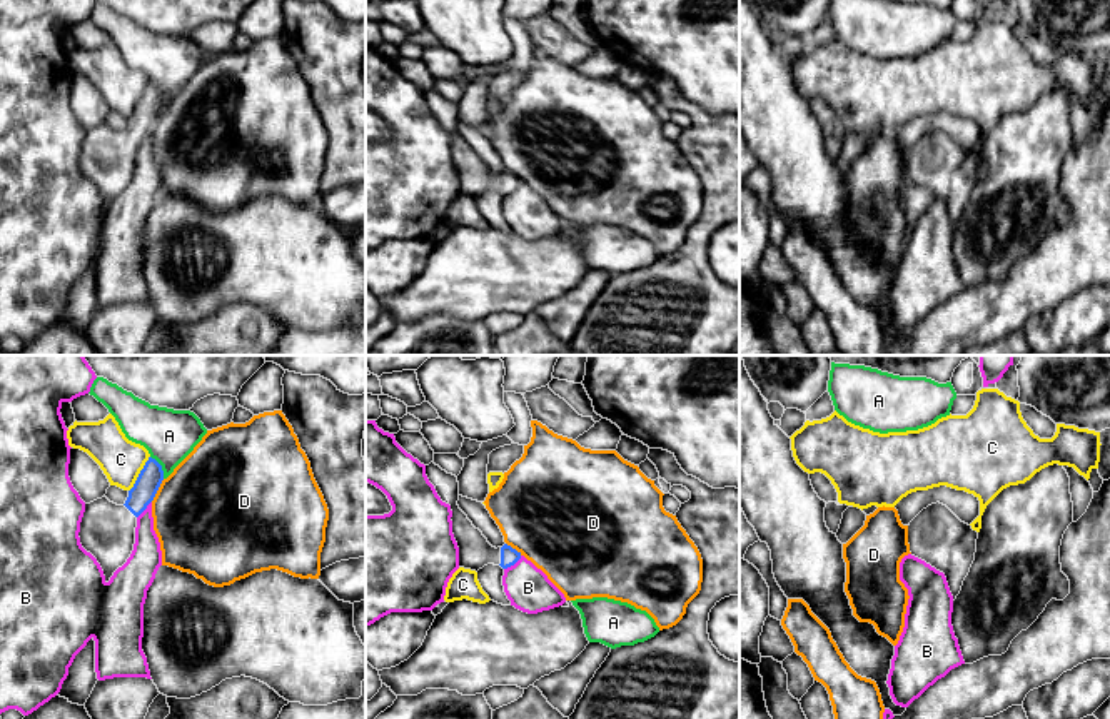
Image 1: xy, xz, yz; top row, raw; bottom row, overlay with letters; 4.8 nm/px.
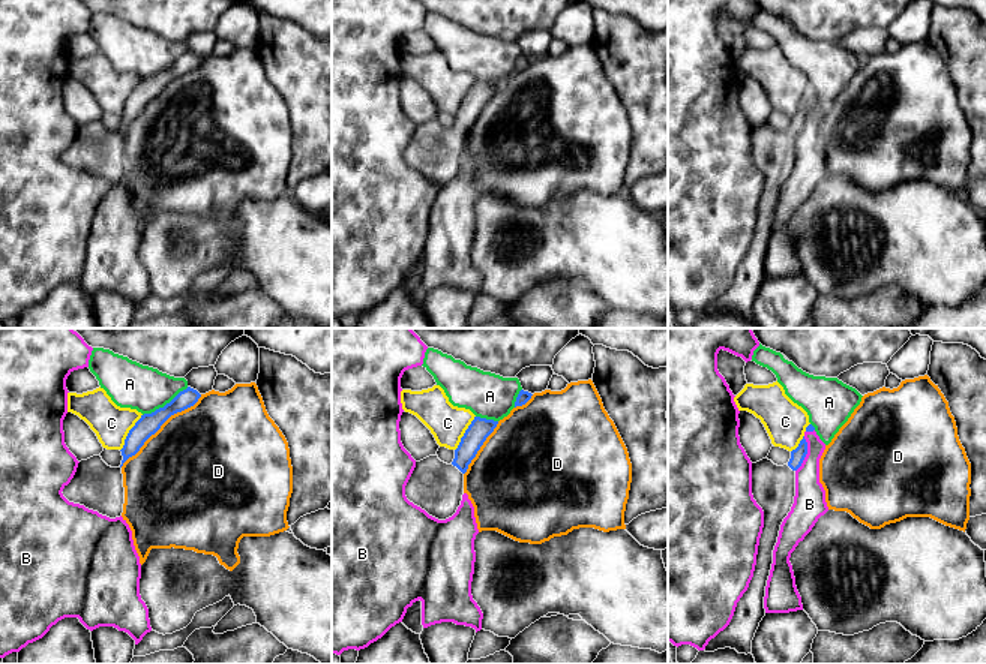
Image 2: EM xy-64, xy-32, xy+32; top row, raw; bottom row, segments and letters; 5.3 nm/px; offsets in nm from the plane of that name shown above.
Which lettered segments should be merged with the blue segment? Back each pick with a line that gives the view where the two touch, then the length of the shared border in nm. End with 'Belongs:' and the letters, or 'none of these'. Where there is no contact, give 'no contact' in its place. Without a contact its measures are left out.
Belongs: none of these

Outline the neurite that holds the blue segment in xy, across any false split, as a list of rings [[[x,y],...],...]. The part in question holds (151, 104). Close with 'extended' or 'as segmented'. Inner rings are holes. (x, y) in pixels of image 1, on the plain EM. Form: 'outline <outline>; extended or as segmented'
outline [[[149,83],[124,132],[117,132],[107,123],[85,130],[78,158],[80,170],[100,190],[105,209],[130,184],[137,143],[154,127],[162,107],[162,92]]]; extended

